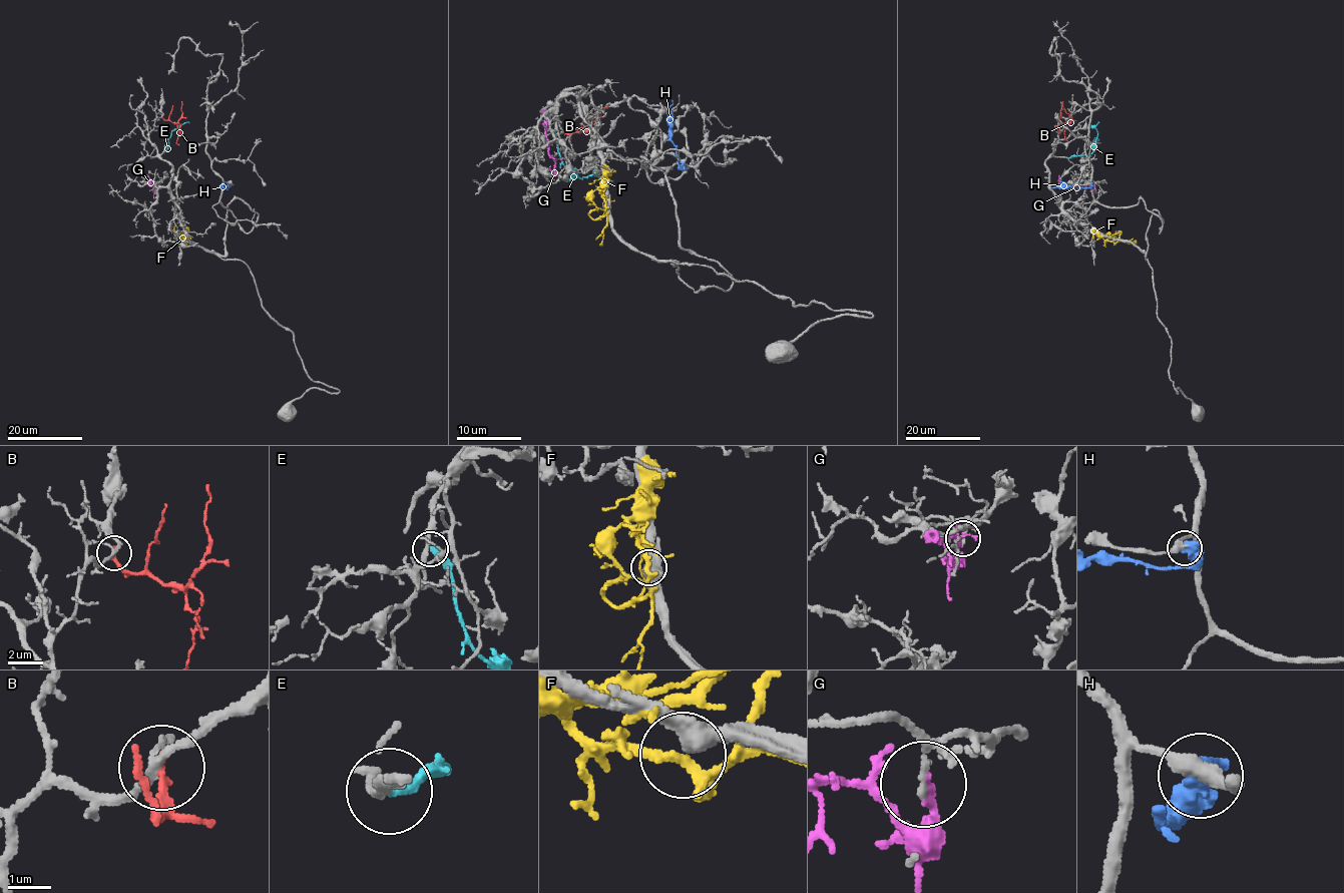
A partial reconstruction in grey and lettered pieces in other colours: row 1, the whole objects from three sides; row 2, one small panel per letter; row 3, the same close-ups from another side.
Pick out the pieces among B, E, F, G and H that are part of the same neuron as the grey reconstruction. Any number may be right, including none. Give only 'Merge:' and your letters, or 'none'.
Merge: E

